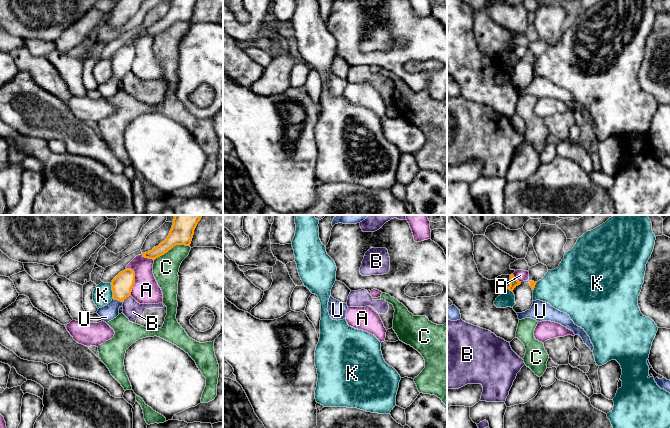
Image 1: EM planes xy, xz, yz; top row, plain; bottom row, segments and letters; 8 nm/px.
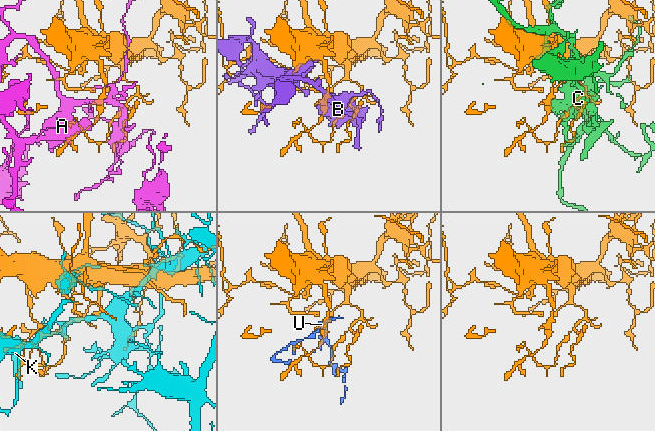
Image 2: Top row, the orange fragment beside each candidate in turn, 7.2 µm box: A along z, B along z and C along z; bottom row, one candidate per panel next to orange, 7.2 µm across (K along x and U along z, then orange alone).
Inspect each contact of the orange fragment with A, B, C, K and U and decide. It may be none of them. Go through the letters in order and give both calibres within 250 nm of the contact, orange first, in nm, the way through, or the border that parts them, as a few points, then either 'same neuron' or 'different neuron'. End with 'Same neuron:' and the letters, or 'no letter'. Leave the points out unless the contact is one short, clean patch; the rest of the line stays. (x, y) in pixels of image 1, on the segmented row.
A: calibres 170 and 220 nm; different neuron
B: calibres 170 and 150 nm; different neuron
C: calibres 190 and 200 nm; different neuron
K: calibres 170 and 160 nm; different neuron
U: calibres 170 and 130 nm; way xy (122, 284), (118, 299), (107, 313); same neuron
Same neuron: U

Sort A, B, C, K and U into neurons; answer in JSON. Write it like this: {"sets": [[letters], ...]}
{"sets": [["A"], ["B"], ["C"], ["K"], ["U"]]}

